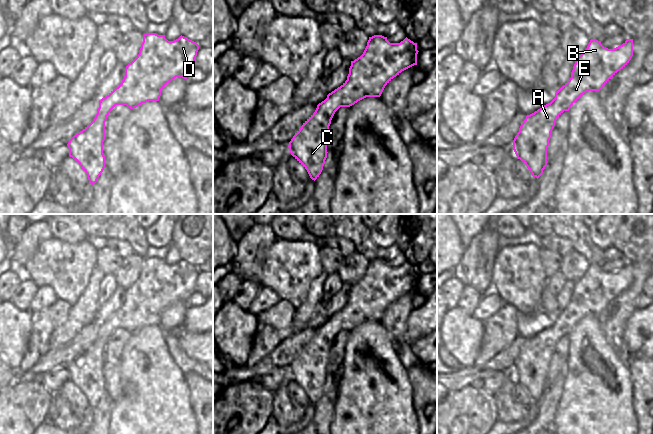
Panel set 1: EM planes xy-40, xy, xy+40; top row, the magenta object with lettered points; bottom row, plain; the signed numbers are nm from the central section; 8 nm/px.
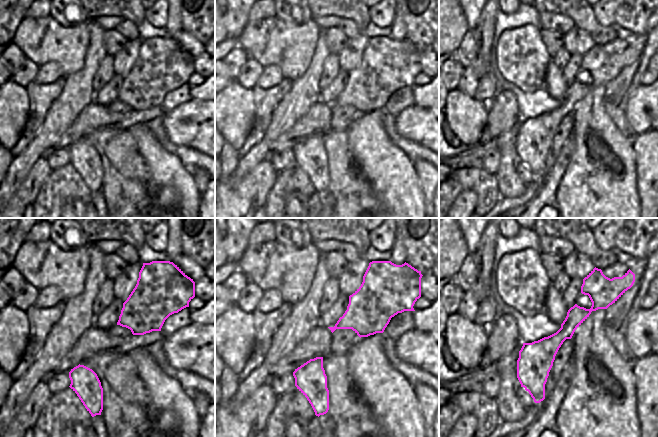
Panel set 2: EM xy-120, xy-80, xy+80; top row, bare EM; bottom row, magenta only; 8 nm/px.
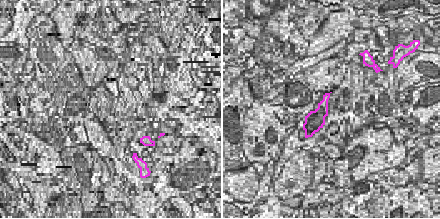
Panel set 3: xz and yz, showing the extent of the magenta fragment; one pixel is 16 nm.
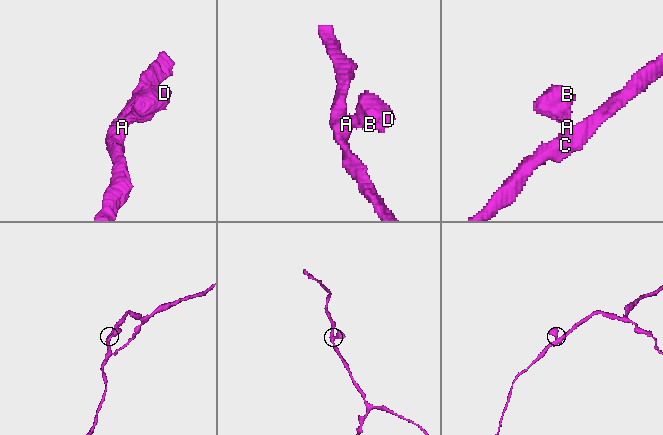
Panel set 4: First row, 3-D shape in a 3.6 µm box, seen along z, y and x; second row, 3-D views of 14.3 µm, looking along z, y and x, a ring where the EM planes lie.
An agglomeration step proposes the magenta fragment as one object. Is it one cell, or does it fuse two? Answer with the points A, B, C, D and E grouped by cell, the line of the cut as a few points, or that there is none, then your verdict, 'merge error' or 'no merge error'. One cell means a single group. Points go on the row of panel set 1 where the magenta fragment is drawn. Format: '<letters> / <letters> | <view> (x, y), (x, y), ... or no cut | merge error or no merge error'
A B C D E | no cut | no merge error

